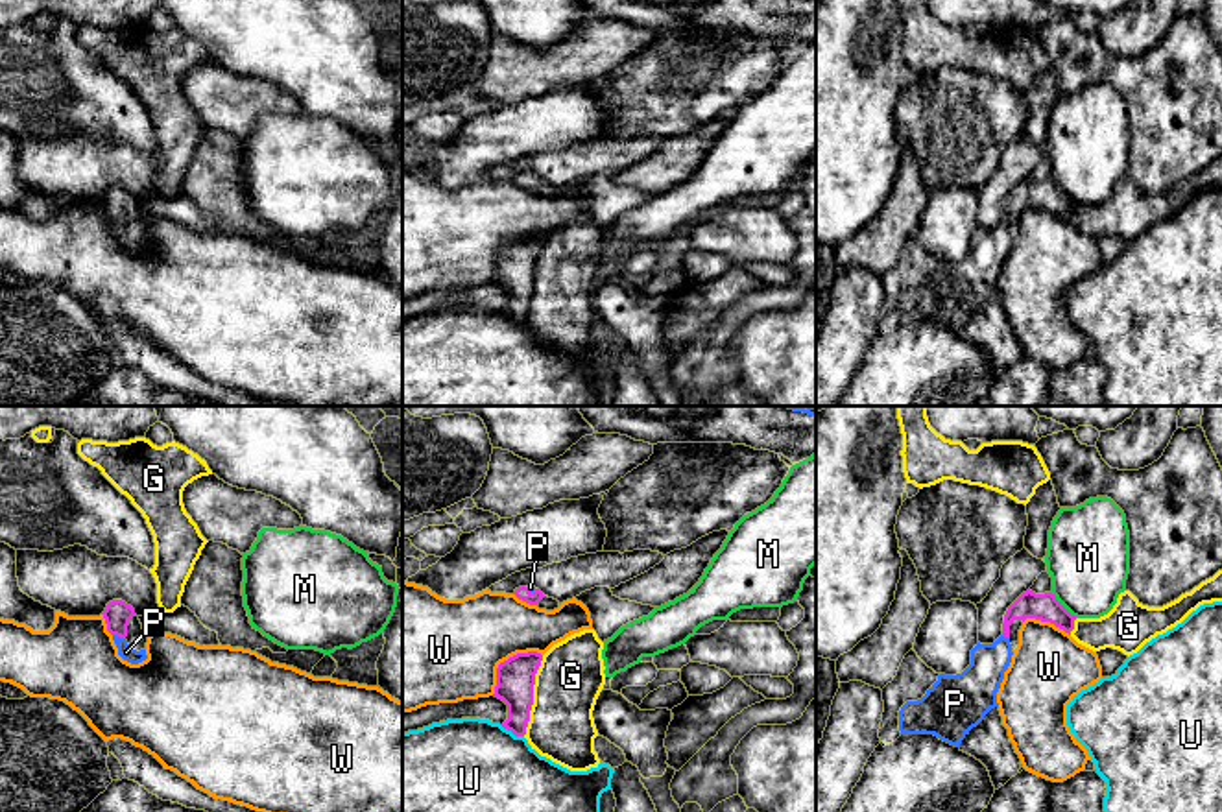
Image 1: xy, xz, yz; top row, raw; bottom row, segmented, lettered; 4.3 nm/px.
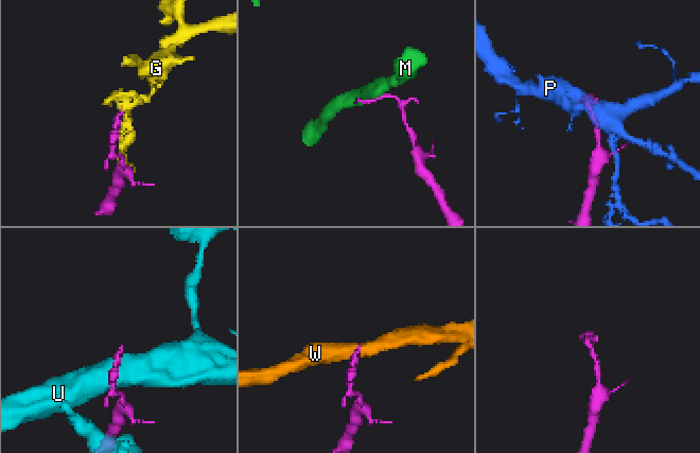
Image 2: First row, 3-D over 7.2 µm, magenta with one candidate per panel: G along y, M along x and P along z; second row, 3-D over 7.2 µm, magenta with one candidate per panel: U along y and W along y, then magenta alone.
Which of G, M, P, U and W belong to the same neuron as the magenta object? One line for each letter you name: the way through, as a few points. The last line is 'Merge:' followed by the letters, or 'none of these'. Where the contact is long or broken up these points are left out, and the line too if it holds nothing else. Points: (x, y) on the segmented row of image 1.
P: way xy (117, 615), (119, 635), (126, 652)
Merge: P

